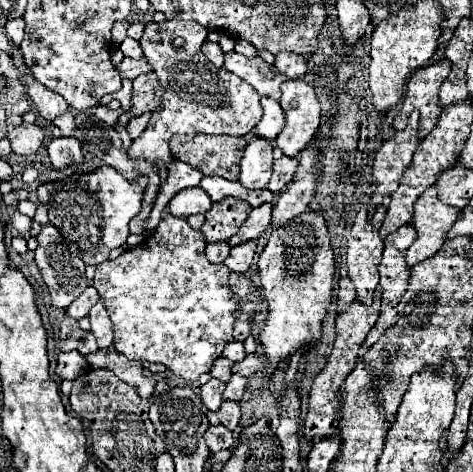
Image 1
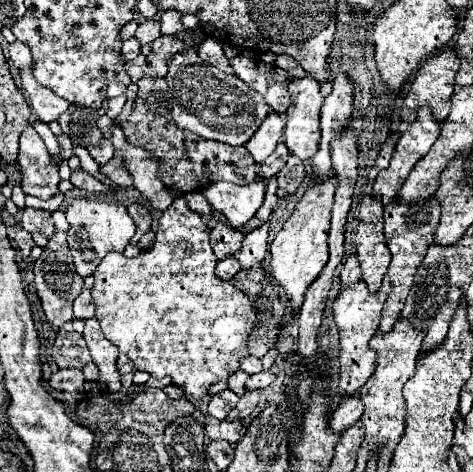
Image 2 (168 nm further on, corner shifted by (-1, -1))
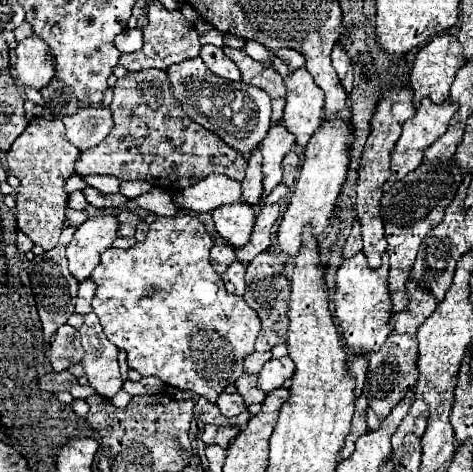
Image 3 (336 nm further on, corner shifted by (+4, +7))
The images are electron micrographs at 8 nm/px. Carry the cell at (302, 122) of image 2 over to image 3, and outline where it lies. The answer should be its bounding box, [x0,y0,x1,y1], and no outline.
[284,68,324,148]

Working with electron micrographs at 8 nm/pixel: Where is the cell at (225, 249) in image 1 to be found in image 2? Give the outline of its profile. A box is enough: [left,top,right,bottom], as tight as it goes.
[215,254,241,280]

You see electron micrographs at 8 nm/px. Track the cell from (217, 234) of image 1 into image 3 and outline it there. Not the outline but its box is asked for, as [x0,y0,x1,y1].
[210,244,236,276]

